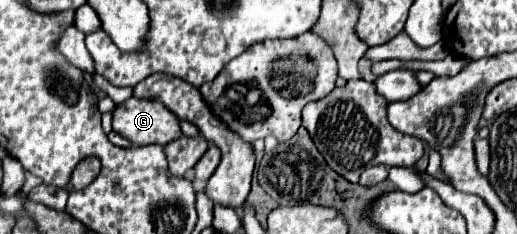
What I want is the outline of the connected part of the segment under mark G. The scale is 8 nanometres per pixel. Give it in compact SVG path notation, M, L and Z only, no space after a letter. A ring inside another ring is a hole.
M136 97L114 109L112 127L134 145L166 145L182 135L178 117L160 101Z

